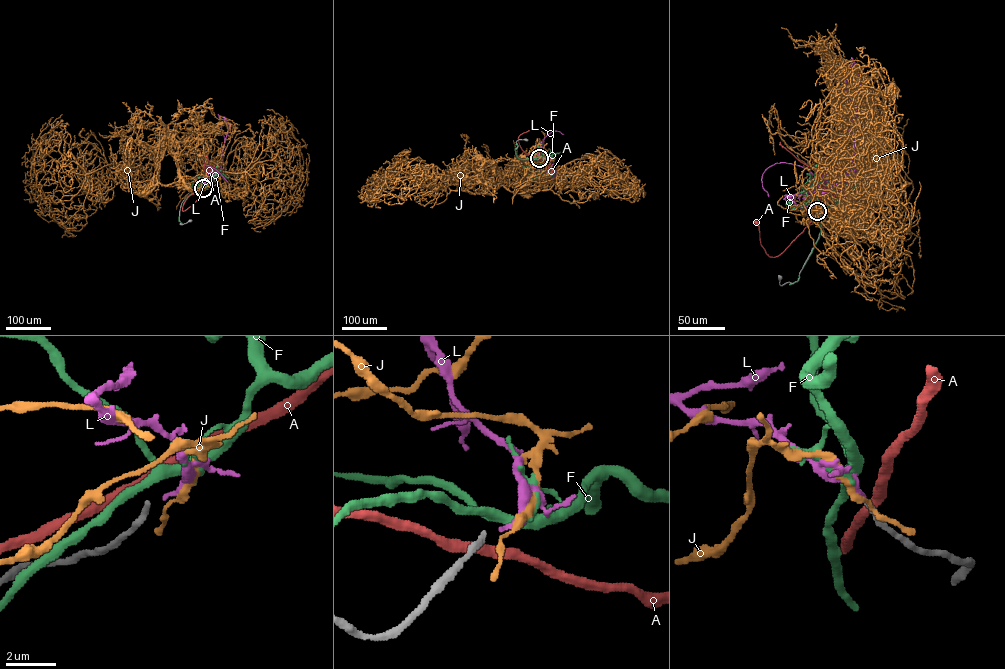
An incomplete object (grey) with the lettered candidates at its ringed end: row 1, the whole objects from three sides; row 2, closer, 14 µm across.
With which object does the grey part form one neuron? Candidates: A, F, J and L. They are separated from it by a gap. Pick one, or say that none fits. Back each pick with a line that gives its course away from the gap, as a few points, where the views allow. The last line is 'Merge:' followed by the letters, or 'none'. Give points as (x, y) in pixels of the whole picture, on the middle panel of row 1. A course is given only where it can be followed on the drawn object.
Merge: none

